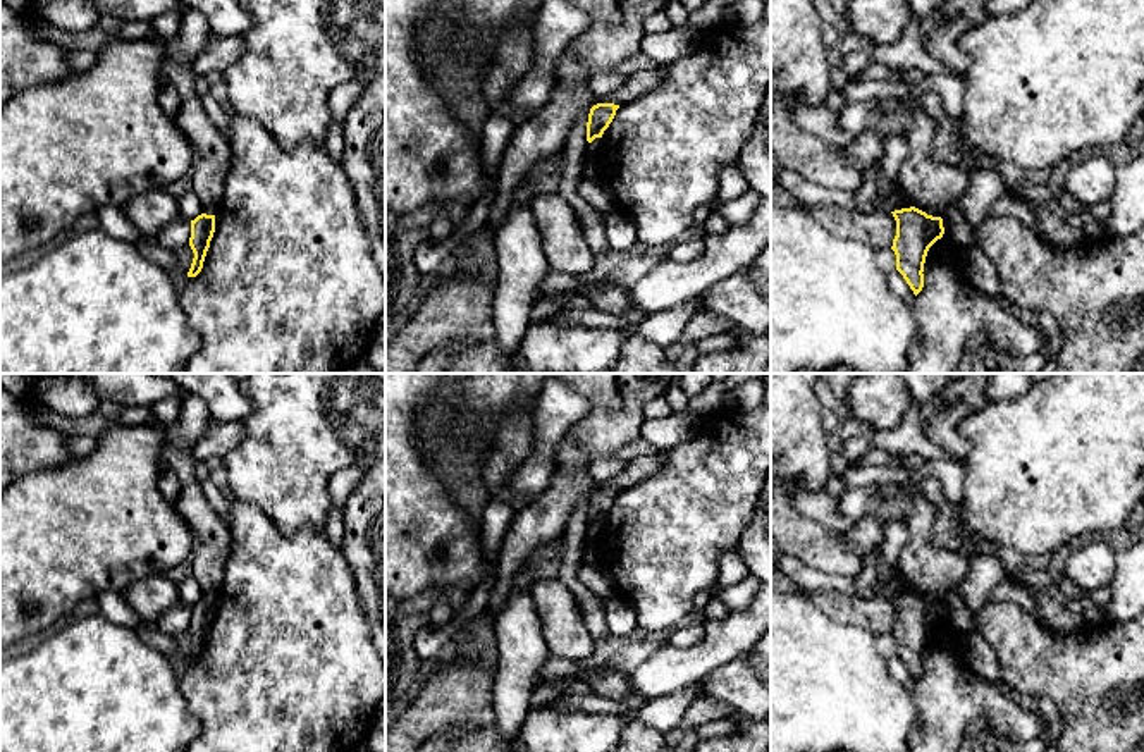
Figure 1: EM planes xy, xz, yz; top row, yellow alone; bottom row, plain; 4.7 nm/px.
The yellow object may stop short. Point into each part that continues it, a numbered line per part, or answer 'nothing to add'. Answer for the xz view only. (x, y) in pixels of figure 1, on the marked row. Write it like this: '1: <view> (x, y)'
nothing to add

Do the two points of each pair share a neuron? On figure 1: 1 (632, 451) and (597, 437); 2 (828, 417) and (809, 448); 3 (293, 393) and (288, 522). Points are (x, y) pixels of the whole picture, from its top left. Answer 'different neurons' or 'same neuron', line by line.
1: different neurons
2: different neurons
3: same neuron

